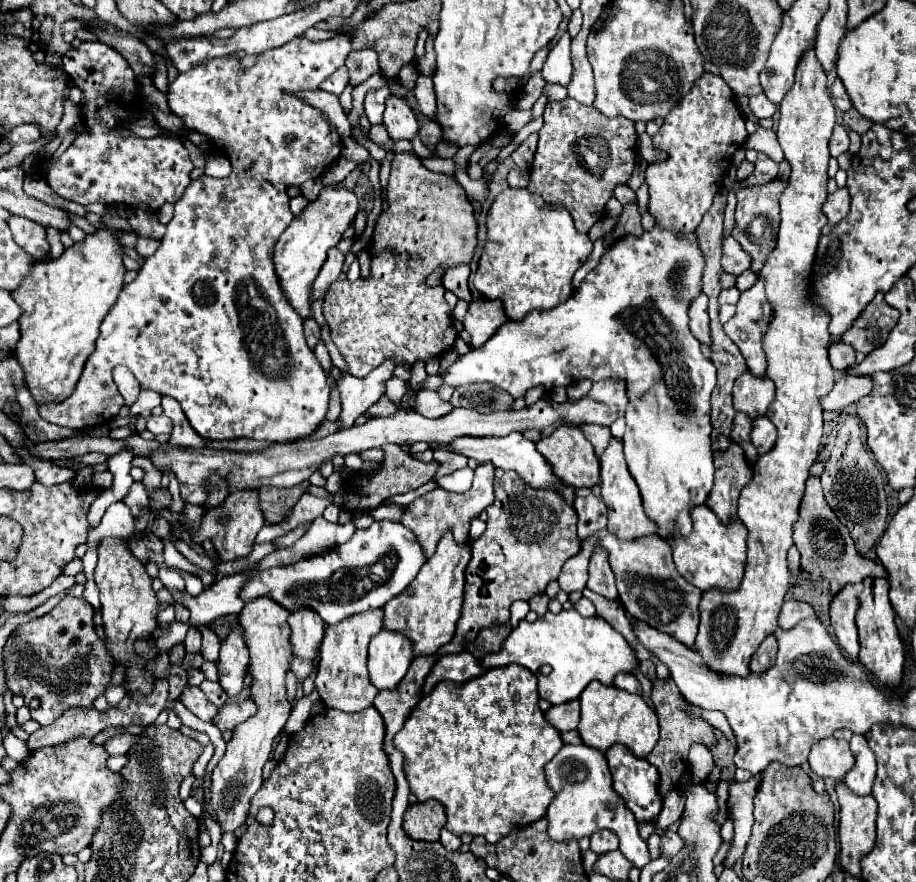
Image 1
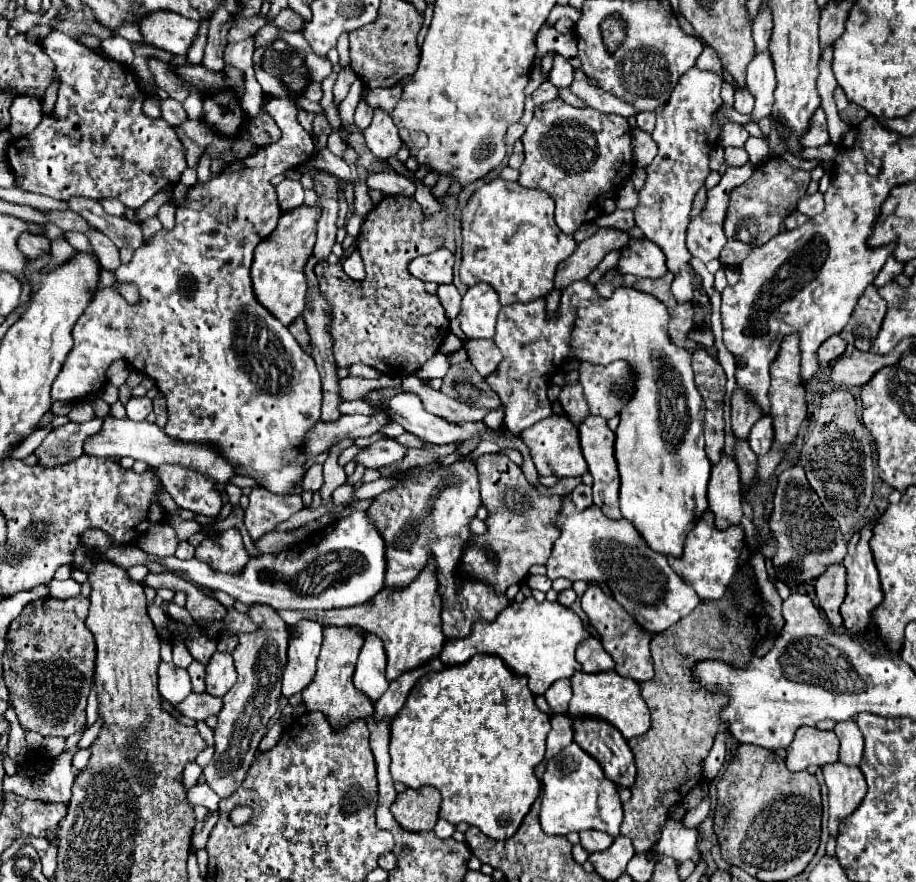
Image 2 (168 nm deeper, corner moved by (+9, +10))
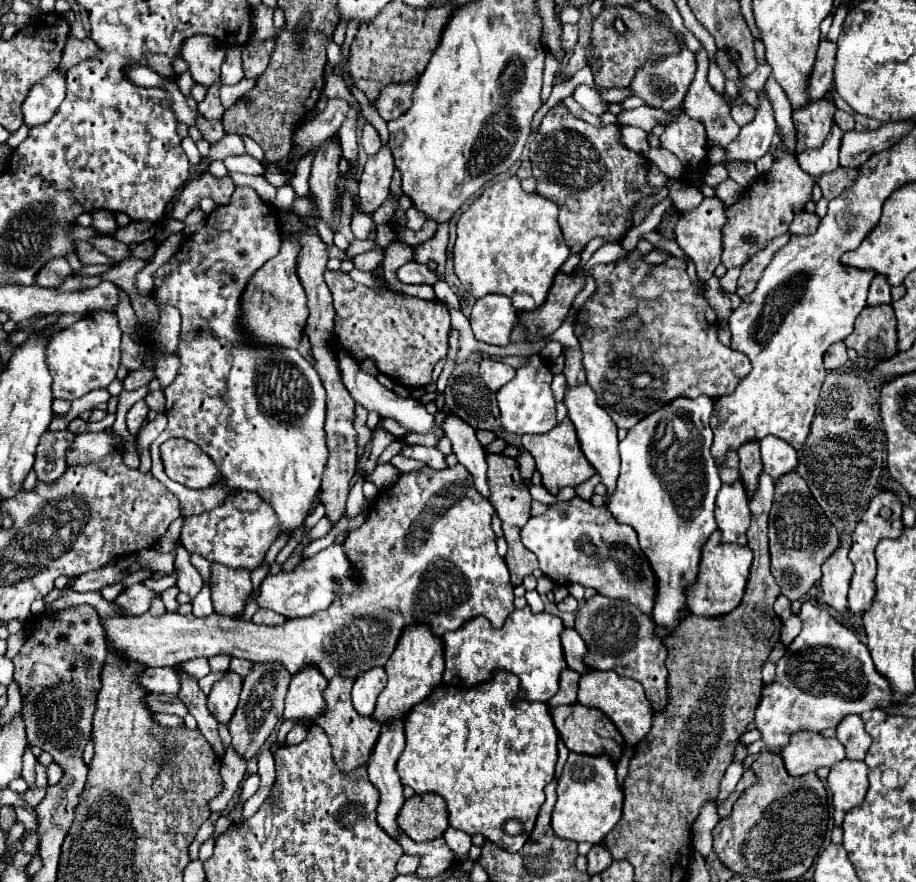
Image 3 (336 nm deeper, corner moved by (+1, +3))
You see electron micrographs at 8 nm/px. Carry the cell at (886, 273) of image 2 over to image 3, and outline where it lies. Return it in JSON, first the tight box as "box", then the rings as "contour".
{"box":[868,275,890,305],"contour":[[[876,275],[872,279],[870,285],[870,293],[868,293],[868,305],[882,305],[882,303],[890,303],[890,283],[886,283],[886,279],[882,279],[882,275]]]}

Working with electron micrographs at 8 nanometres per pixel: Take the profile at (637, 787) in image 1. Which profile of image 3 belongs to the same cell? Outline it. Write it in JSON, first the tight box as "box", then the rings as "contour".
{"box":[550,703,624,763],"contour":[[[580,703],[574,705],[562,705],[562,707],[554,707],[550,709],[550,715],[554,719],[554,725],[560,733],[560,737],[564,739],[566,747],[574,753],[584,753],[584,755],[608,755],[614,763],[618,763],[624,755],[624,737],[620,735],[620,731],[614,727],[614,723],[600,711],[600,709],[590,709],[584,707]]]}

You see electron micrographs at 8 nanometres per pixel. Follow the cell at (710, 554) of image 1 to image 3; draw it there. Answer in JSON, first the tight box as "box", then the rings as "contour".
{"box":[686,531,752,617],"contour":[[[714,531],[710,539],[704,543],[698,577],[690,587],[686,587],[686,599],[690,603],[688,607],[694,615],[702,615],[702,617],[726,615],[734,607],[738,607],[744,595],[744,587],[752,563],[750,547],[738,547],[738,543],[722,543],[720,535],[722,535],[720,531]]]}

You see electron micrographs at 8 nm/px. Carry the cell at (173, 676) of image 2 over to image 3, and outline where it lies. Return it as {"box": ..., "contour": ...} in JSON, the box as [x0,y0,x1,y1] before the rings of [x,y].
{"box":[140,667,178,695],"contour":[[[150,667],[142,673],[140,683],[144,689],[152,693],[166,693],[166,695],[178,695],[178,671],[174,667]]]}

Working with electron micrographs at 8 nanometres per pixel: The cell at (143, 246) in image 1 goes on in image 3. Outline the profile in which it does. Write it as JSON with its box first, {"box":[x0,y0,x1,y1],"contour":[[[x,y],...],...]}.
{"box":[92,211,118,235],"contour":[[[92,211],[92,227],[98,231],[98,233],[104,233],[104,235],[114,235],[118,225],[116,221],[112,219],[110,211]]]}

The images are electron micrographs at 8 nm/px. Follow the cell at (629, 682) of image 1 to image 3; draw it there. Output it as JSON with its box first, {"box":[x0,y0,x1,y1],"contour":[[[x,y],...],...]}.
{"box":[562,627,592,675],"contour":[[[568,627],[564,629],[564,633],[562,633],[562,647],[566,651],[566,661],[568,661],[570,669],[574,669],[580,675],[586,675],[586,673],[592,671],[584,663],[588,647],[586,647],[586,643],[582,641],[582,637],[574,629],[568,629]]]}

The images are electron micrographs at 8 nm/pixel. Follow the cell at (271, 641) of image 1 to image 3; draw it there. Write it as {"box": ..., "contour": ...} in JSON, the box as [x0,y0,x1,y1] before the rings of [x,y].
{"box":[228,663,290,759],"contour":[[[252,663],[250,675],[244,679],[244,687],[240,693],[240,703],[228,723],[230,735],[232,735],[232,747],[242,759],[252,759],[260,747],[266,743],[270,733],[280,721],[280,715],[284,711],[284,697],[288,691],[290,673],[288,671],[274,671],[274,667],[266,667],[262,663]]]}

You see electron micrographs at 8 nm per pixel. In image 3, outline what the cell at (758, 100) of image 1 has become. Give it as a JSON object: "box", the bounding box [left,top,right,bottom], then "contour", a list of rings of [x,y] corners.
{"box":[732,103,754,127],"contour":[[[742,103],[742,105],[734,105],[732,107],[732,119],[742,127],[746,123],[750,123],[754,119],[754,107],[748,105],[748,103]]]}

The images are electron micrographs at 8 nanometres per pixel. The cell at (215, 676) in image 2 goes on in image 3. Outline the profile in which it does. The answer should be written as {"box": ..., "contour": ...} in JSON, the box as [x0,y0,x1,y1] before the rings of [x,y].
{"box":[208,671,242,723],"contour":[[[228,671],[218,683],[214,683],[208,695],[208,709],[220,723],[228,723],[230,717],[234,715],[240,689],[242,689],[242,677],[234,675],[234,671]]]}

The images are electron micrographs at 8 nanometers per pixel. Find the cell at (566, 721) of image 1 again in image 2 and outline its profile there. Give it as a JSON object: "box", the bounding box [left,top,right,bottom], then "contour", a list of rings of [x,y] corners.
{"box":[544,680,572,714],"contour":[[[558,680],[554,682],[546,694],[544,694],[548,706],[552,708],[554,714],[566,714],[568,712],[568,702],[572,698],[572,690],[570,690],[570,680]]]}

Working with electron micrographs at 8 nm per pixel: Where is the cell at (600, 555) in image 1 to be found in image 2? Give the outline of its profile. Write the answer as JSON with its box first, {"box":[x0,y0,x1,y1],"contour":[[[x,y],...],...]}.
{"box":[580,586,654,682],"contour":[[[588,586],[588,590],[580,598],[580,602],[582,602],[582,610],[588,616],[588,624],[600,634],[600,642],[602,642],[604,650],[612,656],[612,660],[616,664],[614,670],[618,674],[622,674],[626,678],[634,678],[638,682],[652,680],[654,670],[652,670],[652,656],[650,656],[650,648],[648,648],[652,634],[642,630],[642,626],[638,626],[638,622],[618,602],[614,602],[614,598],[606,596],[598,586]]]}

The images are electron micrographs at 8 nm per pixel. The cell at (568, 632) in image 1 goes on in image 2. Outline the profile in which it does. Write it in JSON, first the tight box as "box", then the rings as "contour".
{"box":[440,598,590,696],"contour":[[[524,598],[522,602],[512,602],[494,622],[478,620],[466,638],[446,640],[444,650],[440,652],[440,662],[444,666],[454,666],[470,660],[474,654],[498,656],[510,672],[516,676],[528,676],[528,688],[532,694],[542,696],[550,684],[560,678],[570,678],[580,670],[574,658],[574,648],[578,642],[586,640],[586,636],[590,636],[590,632],[570,608],[558,602],[544,600],[538,604],[534,598]]]}

